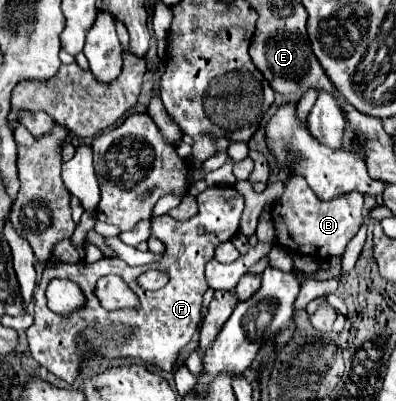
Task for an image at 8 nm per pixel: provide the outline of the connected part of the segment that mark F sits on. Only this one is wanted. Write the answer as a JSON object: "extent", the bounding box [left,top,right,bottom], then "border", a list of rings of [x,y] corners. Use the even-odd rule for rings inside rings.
{"extent":[26,188,244,384],"border":[[[206,188],[202,194],[198,194],[198,204],[200,212],[186,222],[172,220],[170,216],[152,220],[152,234],[166,246],[164,257],[158,262],[130,268],[120,258],[102,258],[94,264],[62,262],[54,268],[46,268],[34,290],[34,324],[26,330],[34,360],[58,378],[72,384],[80,374],[80,342],[84,340],[86,344],[94,344],[96,356],[138,358],[146,364],[154,364],[166,372],[172,372],[182,348],[190,342],[202,322],[202,294],[208,290],[204,268],[214,258],[214,248],[230,240],[238,232],[238,222],[244,210],[244,196],[236,188]],[[148,268],[168,270],[170,282],[160,292],[148,292],[136,284],[136,278]],[[108,274],[118,274],[136,292],[140,308],[110,312],[100,306],[94,294],[94,286],[98,278]],[[52,278],[68,278],[82,286],[86,294],[86,306],[80,312],[72,314],[72,318],[58,318],[46,306],[44,292]]]}

